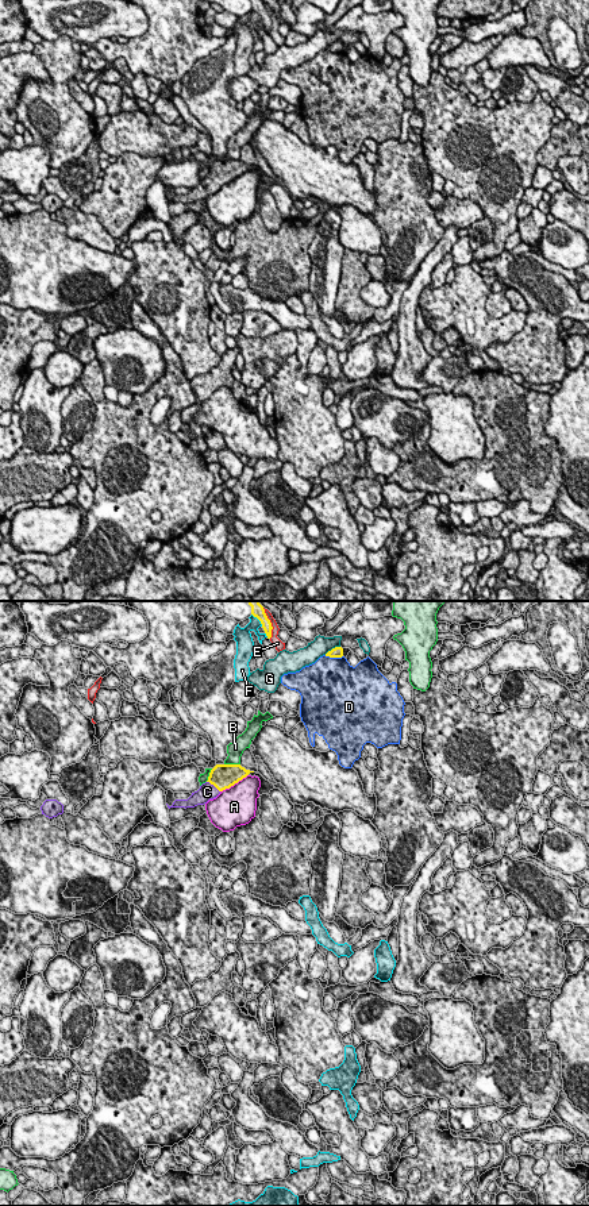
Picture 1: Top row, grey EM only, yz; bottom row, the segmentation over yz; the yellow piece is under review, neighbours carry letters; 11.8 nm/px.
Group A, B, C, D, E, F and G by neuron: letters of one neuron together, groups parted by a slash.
A / B / C / D / E / F / G

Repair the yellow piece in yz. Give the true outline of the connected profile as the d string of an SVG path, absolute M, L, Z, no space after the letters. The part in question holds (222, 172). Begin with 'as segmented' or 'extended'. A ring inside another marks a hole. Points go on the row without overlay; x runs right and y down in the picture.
extended; M216 159L208 172L208 176L200 181L200 184L188 194L176 194L172 201L168 203L195 203L204 200L209 194L216 193L223 185L230 184L243 173L246 173L250 165L246 165L240 159Z

